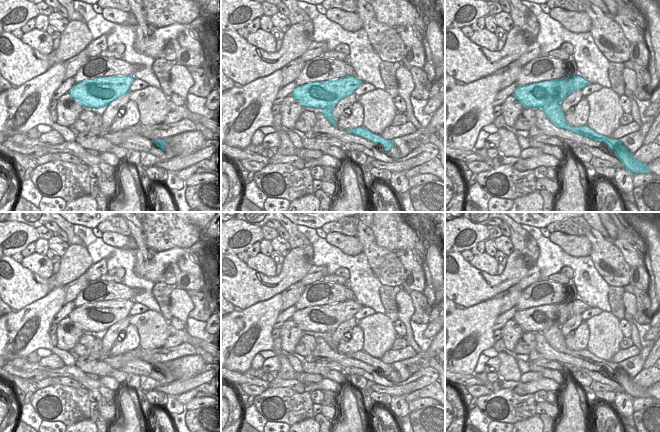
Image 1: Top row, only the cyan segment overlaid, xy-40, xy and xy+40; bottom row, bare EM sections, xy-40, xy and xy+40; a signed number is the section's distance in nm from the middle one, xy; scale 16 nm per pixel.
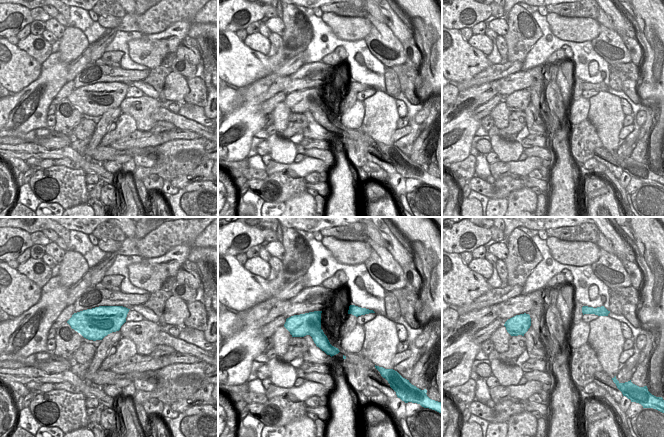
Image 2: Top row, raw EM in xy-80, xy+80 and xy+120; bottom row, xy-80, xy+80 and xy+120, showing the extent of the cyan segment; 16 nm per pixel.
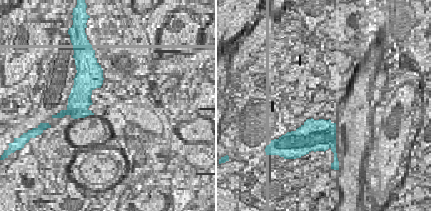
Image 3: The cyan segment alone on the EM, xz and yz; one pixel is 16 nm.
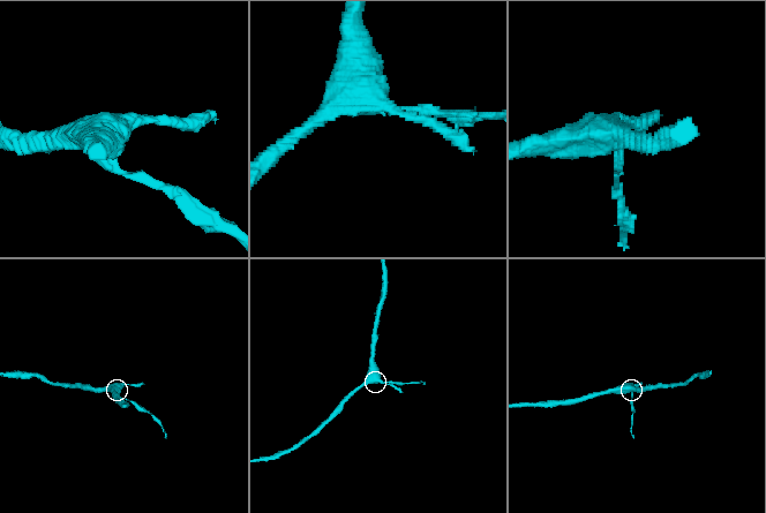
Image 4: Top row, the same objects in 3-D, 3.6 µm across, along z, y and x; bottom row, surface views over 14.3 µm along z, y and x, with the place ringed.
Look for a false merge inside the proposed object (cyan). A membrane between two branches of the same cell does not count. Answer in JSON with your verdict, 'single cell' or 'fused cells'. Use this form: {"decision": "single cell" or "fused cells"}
{"decision": "fused cells"}

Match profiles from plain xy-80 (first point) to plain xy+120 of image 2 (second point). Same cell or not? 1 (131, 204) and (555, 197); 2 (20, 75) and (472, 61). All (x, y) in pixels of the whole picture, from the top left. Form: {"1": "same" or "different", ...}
{"1": "same", "2": "same"}

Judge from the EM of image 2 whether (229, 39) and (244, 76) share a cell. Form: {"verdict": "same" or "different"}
{"verdict": "same"}

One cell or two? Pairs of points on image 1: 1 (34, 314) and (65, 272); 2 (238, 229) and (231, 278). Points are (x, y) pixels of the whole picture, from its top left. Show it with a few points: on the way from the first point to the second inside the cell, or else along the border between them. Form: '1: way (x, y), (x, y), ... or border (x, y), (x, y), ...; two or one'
1: border (63, 286), (51, 289), (32, 303); two
2: border (231, 253), (236, 255); two

